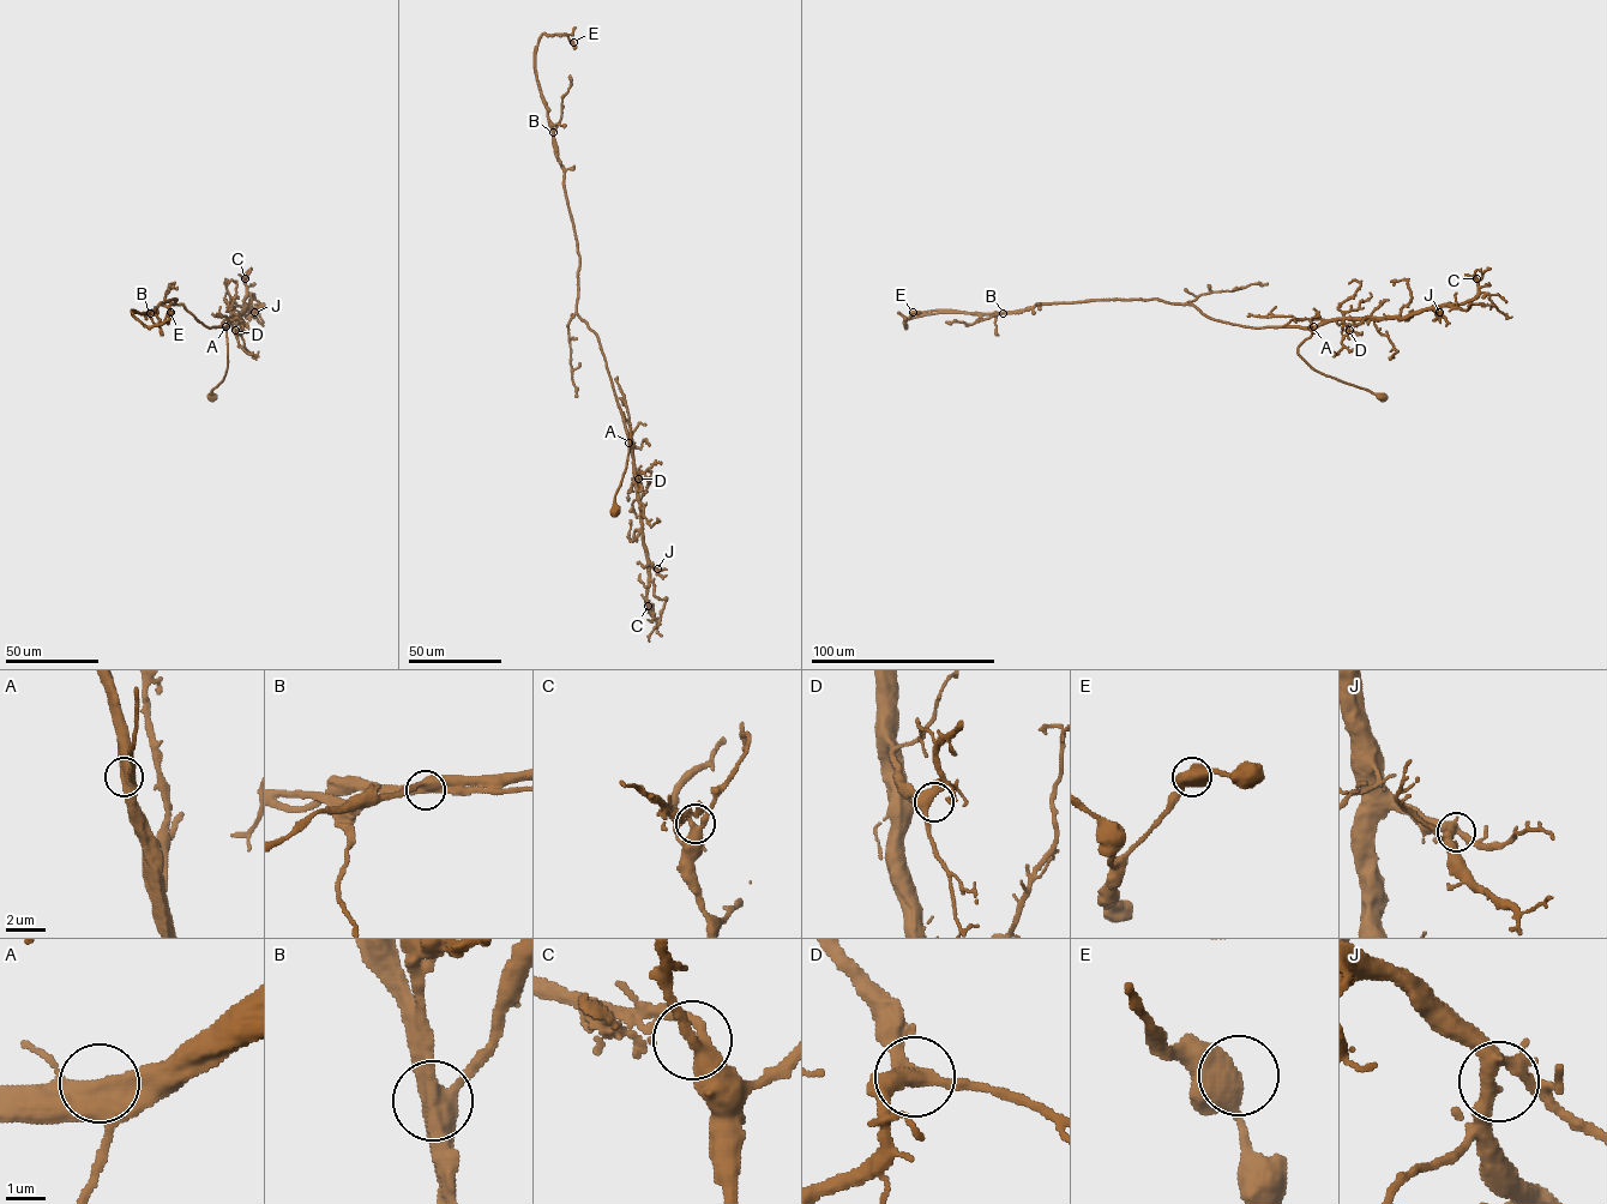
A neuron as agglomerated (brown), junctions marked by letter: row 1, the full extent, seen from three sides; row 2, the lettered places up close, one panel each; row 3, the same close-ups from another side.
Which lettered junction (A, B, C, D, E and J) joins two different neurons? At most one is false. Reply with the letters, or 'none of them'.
B

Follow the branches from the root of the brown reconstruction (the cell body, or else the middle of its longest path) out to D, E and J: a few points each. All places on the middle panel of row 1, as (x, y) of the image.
D: (614, 511), (614, 497), (627, 463), (631, 427), (633, 471), (638, 479)
E: (614, 511), (631, 427), (630, 443), (599, 338), (576, 312), (577, 241), (535, 67), (543, 34), (573, 42)
J: (614, 511), (614, 497), (627, 463), (631, 427), (643, 541), (648, 563), (657, 569)

